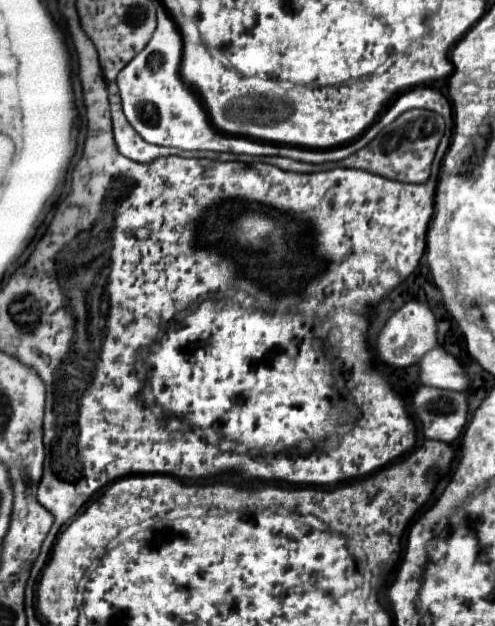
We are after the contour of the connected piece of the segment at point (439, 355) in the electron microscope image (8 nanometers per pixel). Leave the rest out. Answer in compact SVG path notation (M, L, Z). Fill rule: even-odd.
M436 346L420 360L420 384L444 390L468 390L470 378L454 354L444 346Z

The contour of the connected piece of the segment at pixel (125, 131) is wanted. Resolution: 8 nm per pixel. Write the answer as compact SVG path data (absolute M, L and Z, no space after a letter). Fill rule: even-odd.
M118 94L110 96L110 112L112 112L112 126L114 126L114 140L118 144L118 152L130 160L136 162L154 162L160 156L184 156L184 158L210 158L210 152L184 152L178 150L174 152L172 148L162 148L162 146L152 146L148 142L144 142L136 130L132 130L132 126L128 124L128 120L124 118L122 106L120 106L120 98Z

